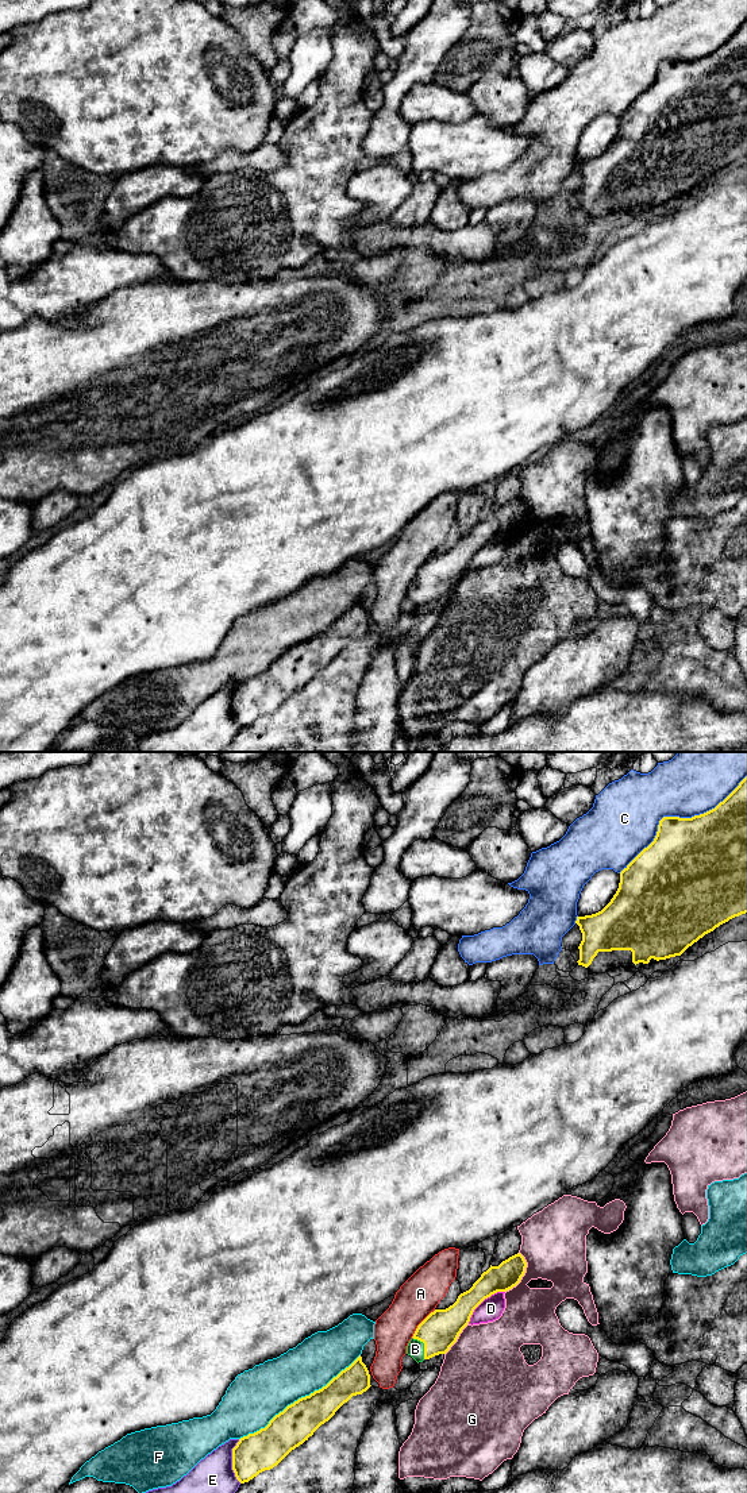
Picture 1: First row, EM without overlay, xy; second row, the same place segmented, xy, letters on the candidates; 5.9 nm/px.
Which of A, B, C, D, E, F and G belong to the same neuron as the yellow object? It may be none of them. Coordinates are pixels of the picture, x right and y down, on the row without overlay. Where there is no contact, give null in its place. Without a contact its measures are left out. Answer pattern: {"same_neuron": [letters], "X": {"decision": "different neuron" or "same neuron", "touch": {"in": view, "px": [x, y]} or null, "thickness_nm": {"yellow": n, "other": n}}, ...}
{"same_neuron": ["B"], "A": {"decision": "different neuron", "touch": {"in": "xy", "px": [420, 567]}, "thickness_nm": {"yellow": 220, "other": 240}}, "B": {"decision": "same neuron", "touch": {"in": "xy", "px": [424, 590]}, "thickness_nm": {"yellow": 220, "other": 100}}, "C": {"decision": "different neuron", "touch": {"in": "xy", "px": [677, 61]}, "thickness_nm": {"yellow": 460, "other": 360}}, "D": {"decision": "different neuron", "touch": {"in": "xy", "px": [482, 544]}, "thickness_nm": {"yellow": 180, "other": 140}}, "E": {"decision": "different neuron", "touch": {"in": "xy", "px": [233, 705]}, "thickness_nm": {"yellow": 240, "other": 300}}, "F": {"decision": "different neuron", "touch": {"in": "xy", "px": [299, 643]}, "thickness_nm": {"yellow": 220, "other": 320}}, "G": {"decision": "different neuron", "touch": {"in": "xy", "px": [524, 516]}, "thickness_nm": {"yellow": 160, "other": 380}}}

